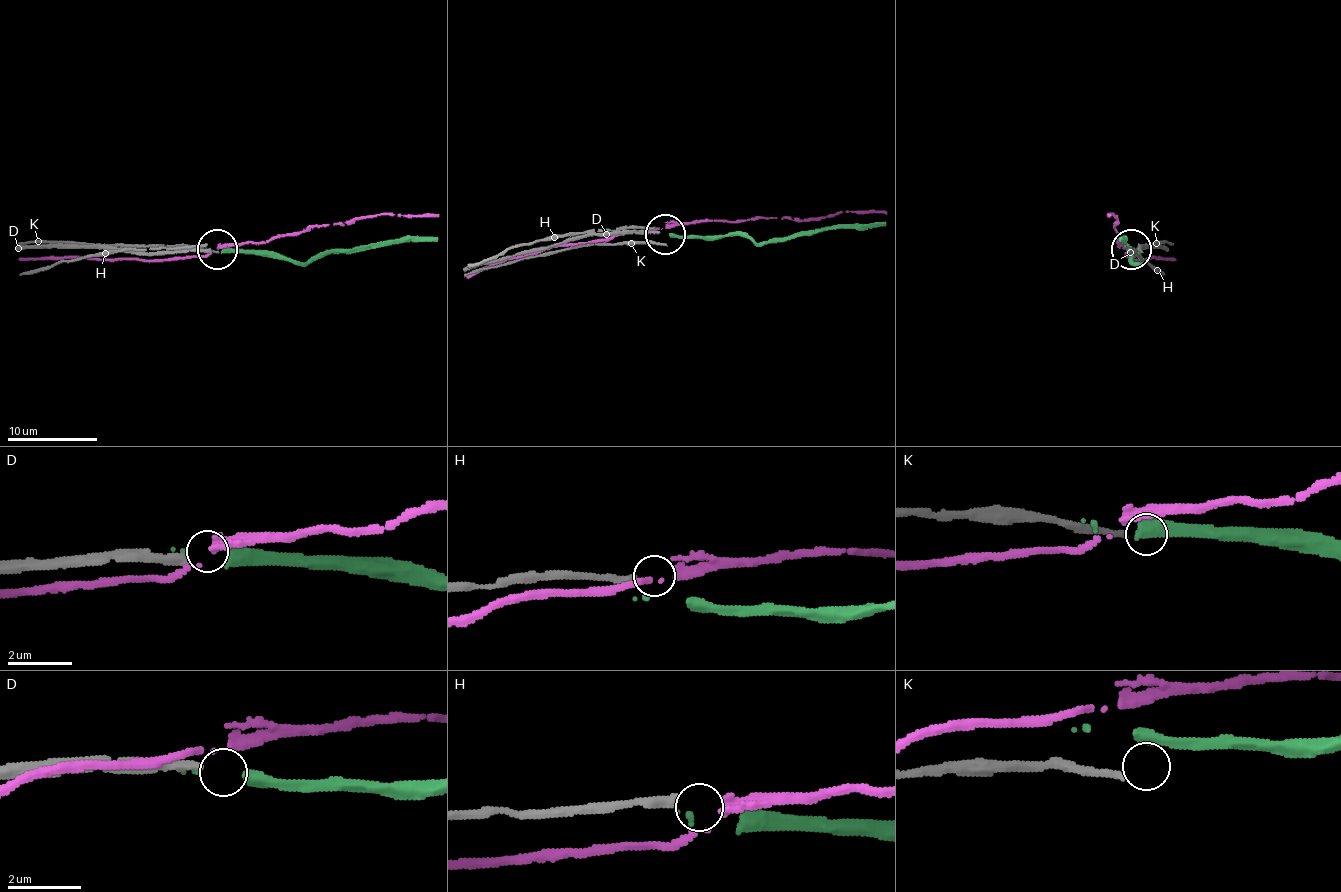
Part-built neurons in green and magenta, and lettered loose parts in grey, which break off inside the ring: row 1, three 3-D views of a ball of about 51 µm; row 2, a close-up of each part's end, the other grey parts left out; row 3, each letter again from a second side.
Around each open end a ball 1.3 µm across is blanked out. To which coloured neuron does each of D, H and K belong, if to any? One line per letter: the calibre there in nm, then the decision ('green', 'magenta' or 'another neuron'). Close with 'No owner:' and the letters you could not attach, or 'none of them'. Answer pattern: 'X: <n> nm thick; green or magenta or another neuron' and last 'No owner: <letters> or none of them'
D: 280 nm thick; green
H: 240 nm thick; another neuron
K: 160 nm thick; another neuron
No owner: H, K

